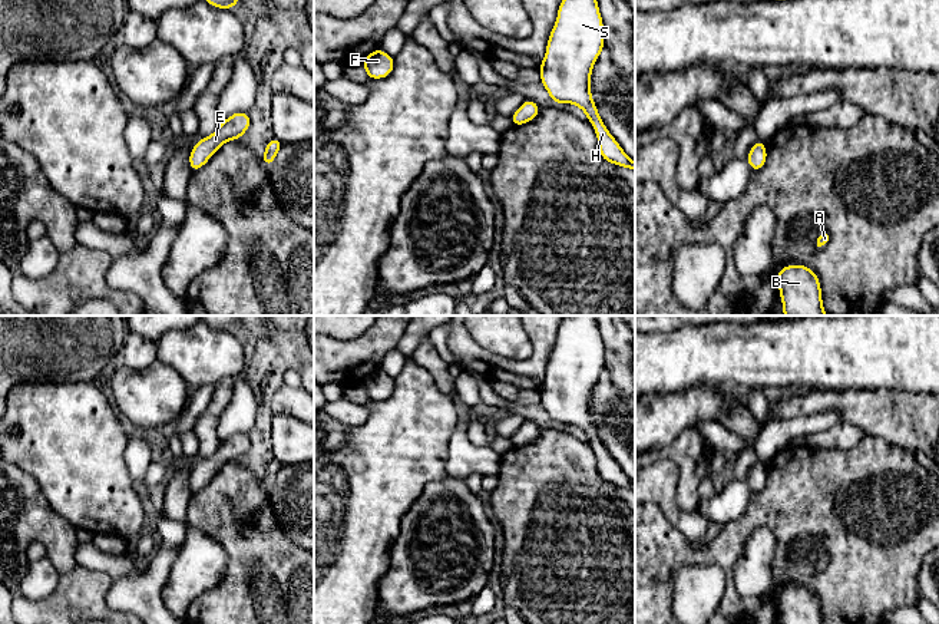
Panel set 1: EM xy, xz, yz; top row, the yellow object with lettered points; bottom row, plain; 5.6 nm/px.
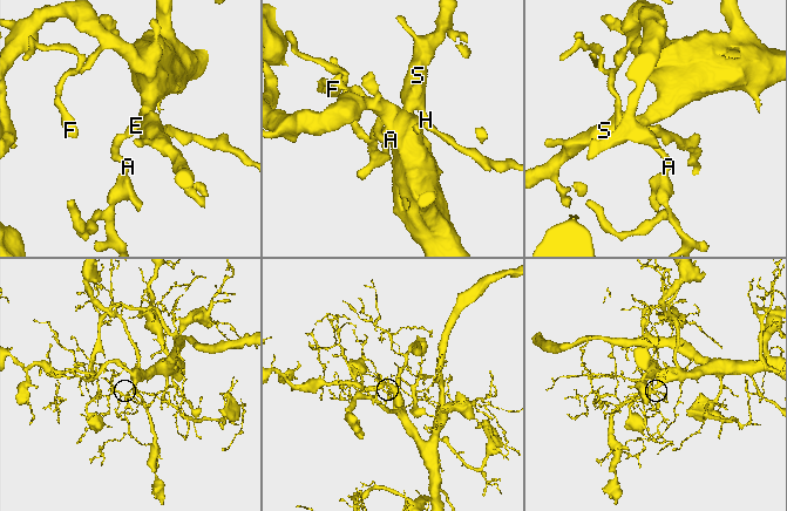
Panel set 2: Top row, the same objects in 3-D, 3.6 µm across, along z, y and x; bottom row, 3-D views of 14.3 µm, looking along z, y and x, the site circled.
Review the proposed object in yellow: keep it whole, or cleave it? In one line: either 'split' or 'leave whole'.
leave whole

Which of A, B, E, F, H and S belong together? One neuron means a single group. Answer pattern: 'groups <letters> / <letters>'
groups A B E F H S

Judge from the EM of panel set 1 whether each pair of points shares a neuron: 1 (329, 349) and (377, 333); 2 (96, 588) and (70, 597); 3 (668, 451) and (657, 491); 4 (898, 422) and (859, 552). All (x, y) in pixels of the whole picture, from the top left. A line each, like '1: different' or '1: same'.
1: same
2: same
3: different
4: different

